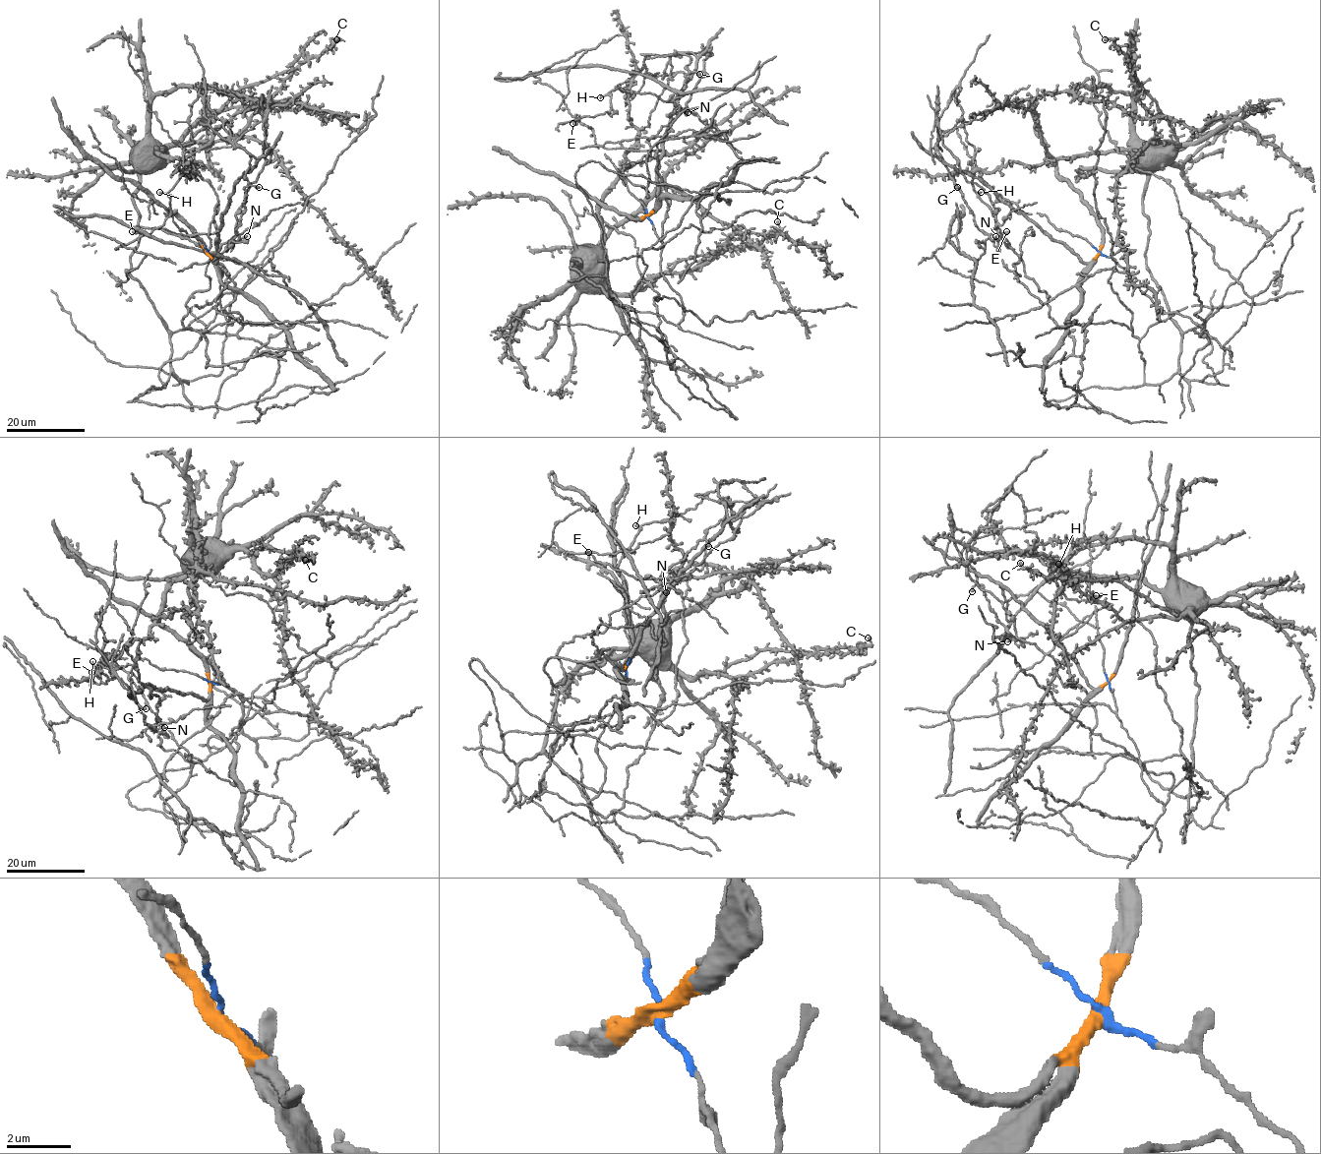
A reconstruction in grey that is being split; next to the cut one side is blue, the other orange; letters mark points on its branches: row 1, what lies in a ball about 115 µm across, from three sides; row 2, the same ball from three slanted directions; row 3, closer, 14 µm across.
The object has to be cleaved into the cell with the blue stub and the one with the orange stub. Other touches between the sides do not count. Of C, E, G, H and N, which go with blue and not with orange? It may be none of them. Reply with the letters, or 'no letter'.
C

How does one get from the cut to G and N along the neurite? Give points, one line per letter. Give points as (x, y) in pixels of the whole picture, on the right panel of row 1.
G: (1100, 253), (1084, 263), (977, 178), (946, 165), (935, 154), (936, 147), (958, 188)
N: (1100, 253), (1084, 263), (977, 178), (946, 165), (935, 154), (936, 147), (975, 225), (992, 240), (996, 236)

